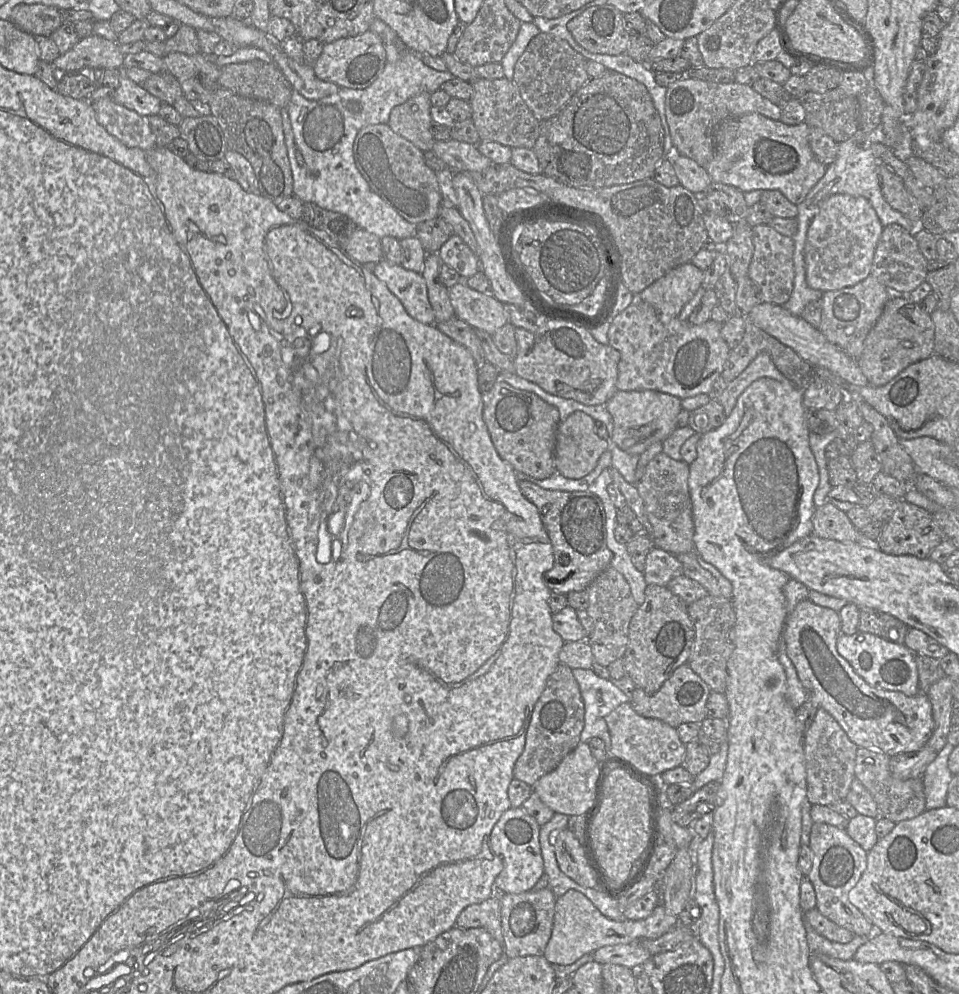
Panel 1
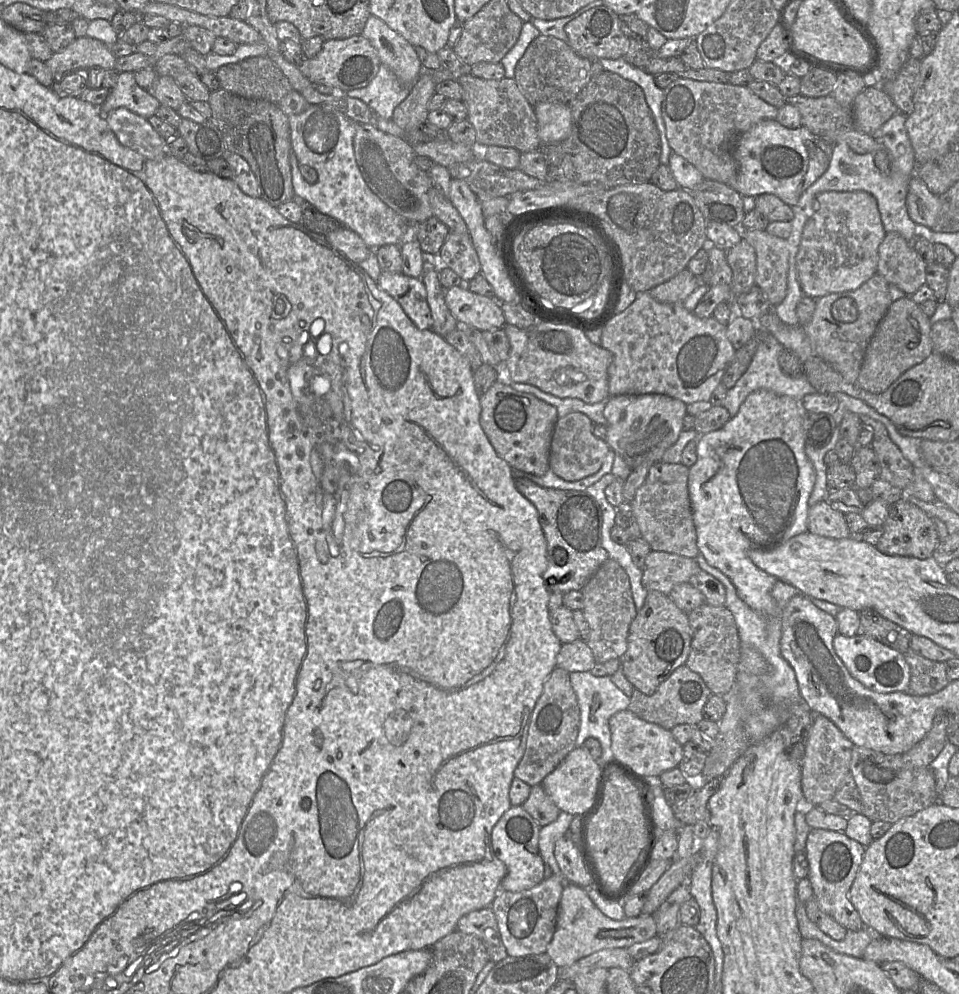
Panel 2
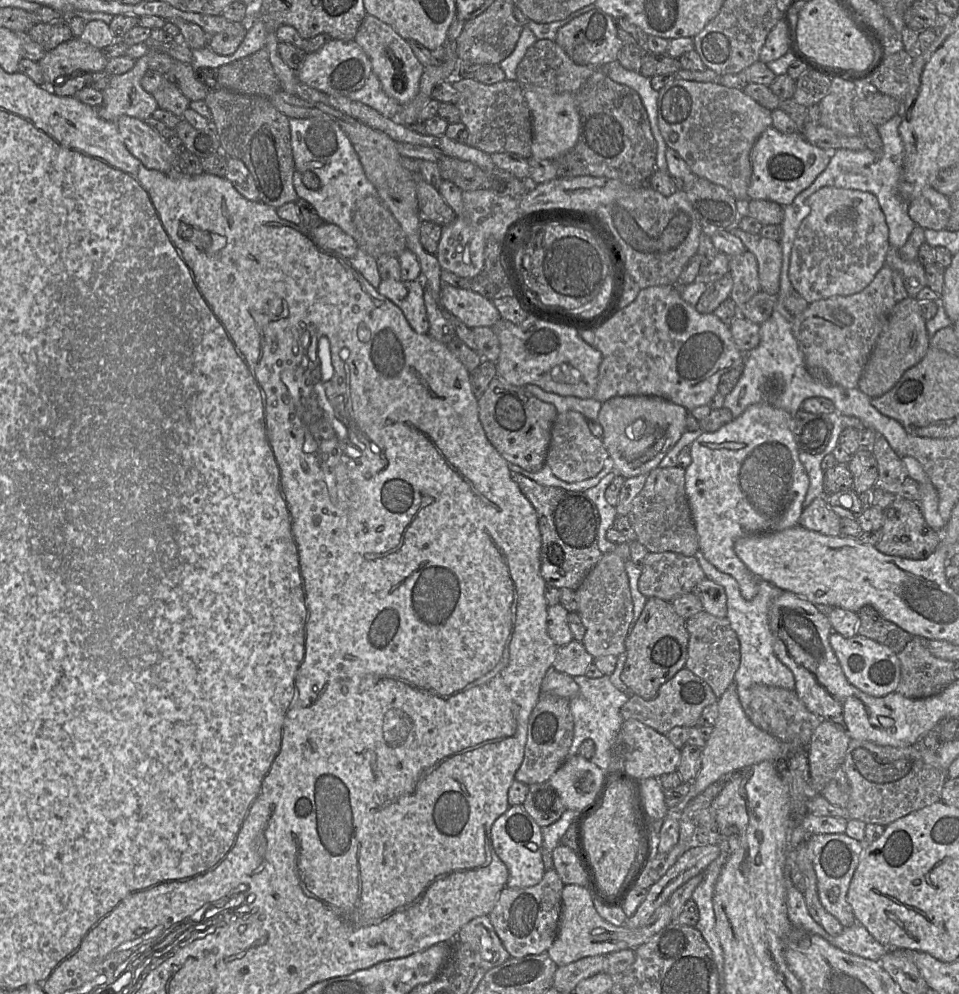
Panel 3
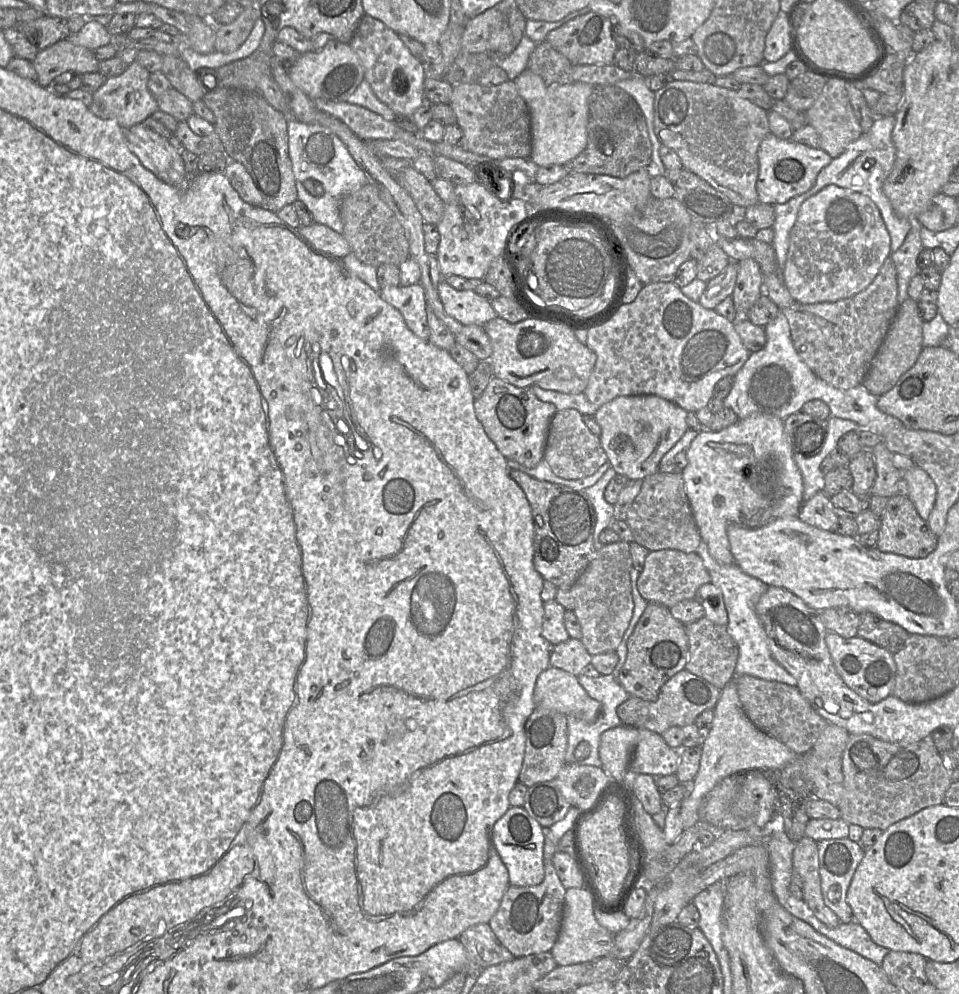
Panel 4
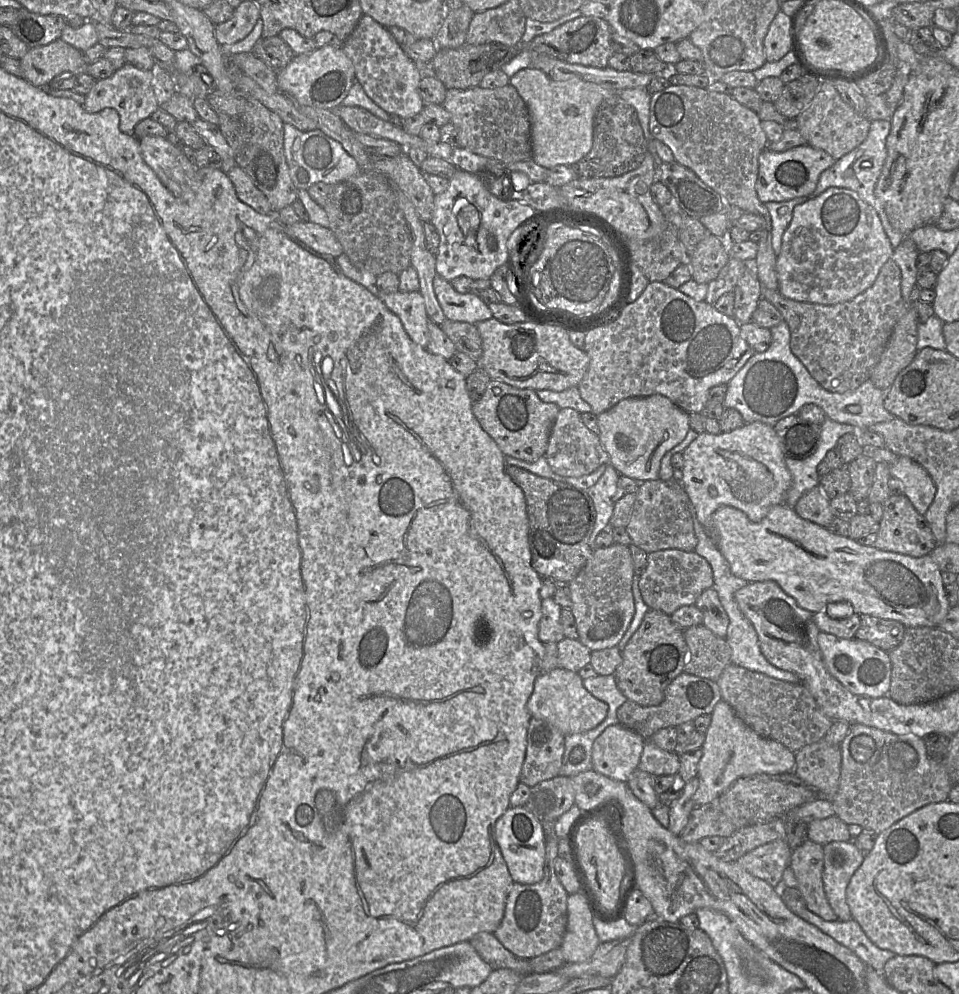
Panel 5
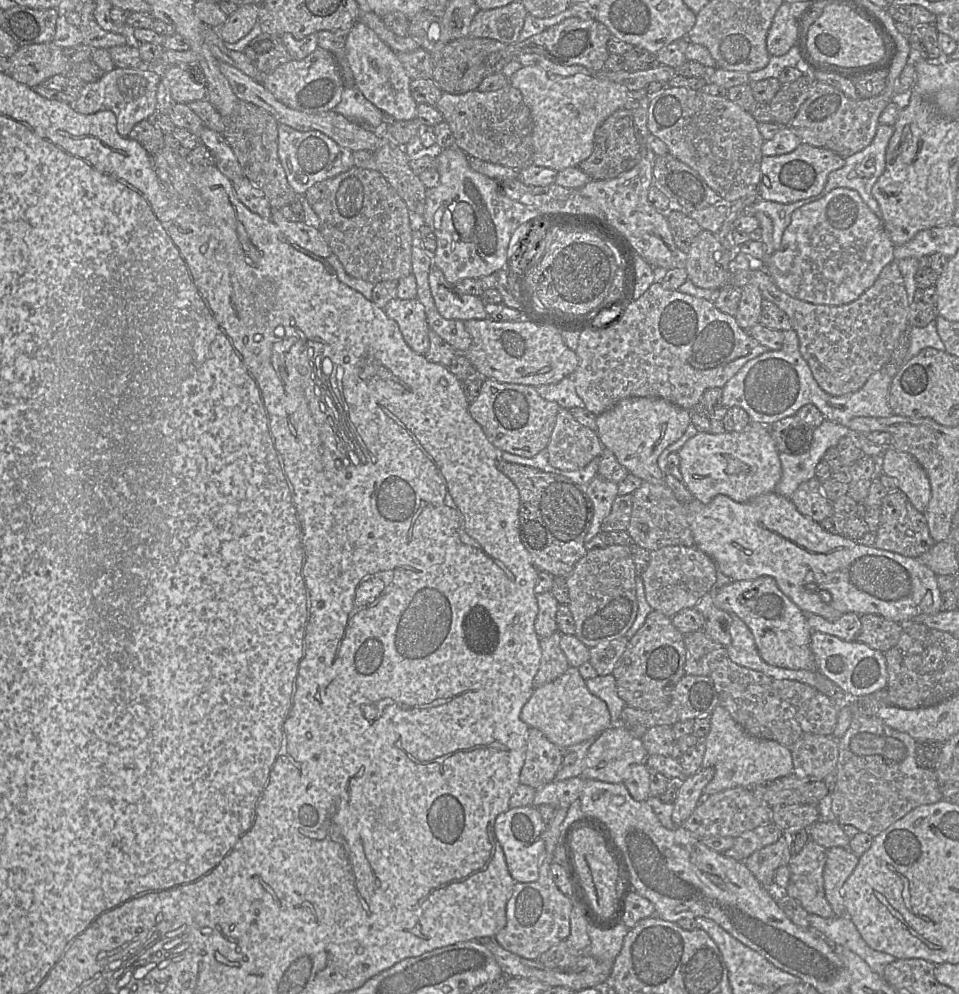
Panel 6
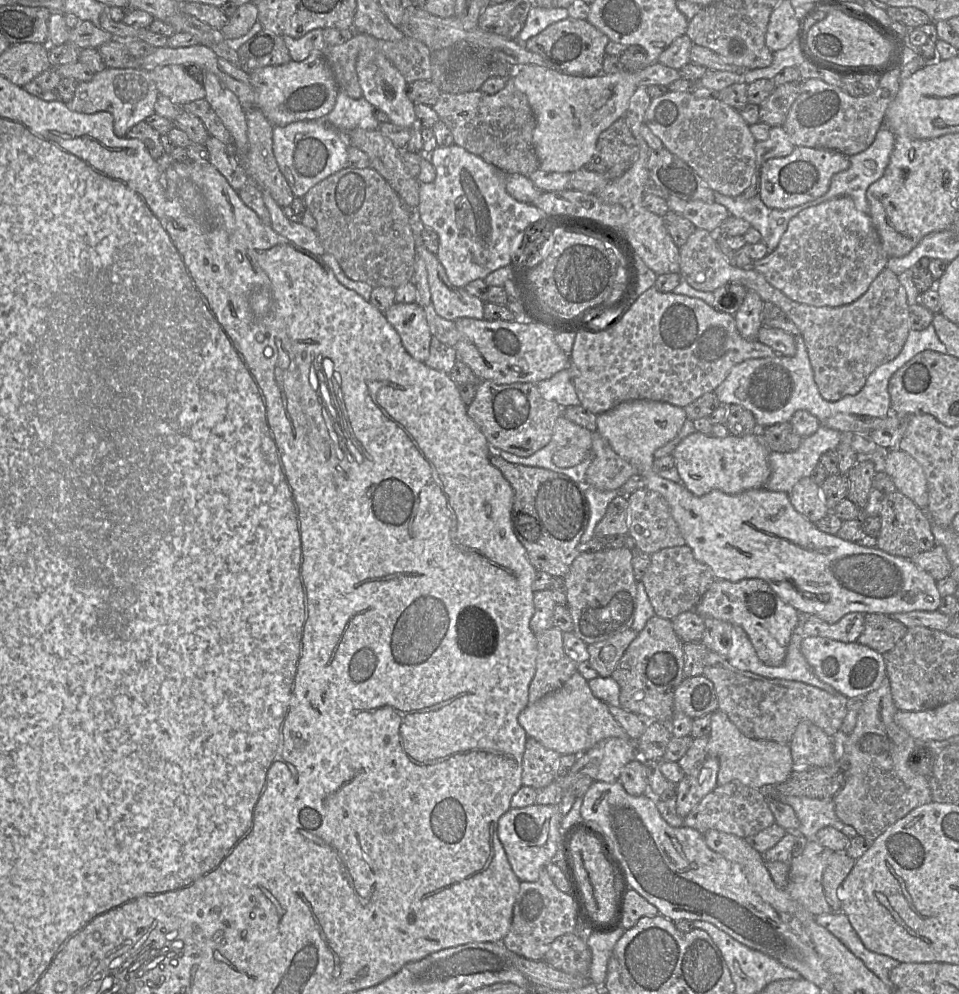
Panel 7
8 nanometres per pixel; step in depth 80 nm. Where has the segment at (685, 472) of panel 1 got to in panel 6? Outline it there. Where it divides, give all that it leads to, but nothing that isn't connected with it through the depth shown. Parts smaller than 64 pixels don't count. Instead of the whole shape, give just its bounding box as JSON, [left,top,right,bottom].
[627,482,694,551]

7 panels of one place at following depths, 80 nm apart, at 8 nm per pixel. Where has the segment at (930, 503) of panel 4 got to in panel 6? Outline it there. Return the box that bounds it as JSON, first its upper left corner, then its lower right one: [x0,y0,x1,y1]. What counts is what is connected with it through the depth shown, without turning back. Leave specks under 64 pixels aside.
[879,447,931,512]

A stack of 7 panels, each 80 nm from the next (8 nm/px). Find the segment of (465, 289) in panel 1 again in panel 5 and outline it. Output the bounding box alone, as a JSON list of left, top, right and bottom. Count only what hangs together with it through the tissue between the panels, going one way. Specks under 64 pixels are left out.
[433,274,493,324]

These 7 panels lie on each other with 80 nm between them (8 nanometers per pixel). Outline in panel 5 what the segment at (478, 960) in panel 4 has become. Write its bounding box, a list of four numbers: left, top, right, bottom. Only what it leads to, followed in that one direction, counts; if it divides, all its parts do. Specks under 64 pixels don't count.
[469,933,533,975]

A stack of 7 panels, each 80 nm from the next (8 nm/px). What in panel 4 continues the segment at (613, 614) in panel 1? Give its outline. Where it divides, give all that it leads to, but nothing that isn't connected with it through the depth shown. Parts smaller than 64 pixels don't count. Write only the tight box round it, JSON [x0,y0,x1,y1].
[570,541,634,656]

